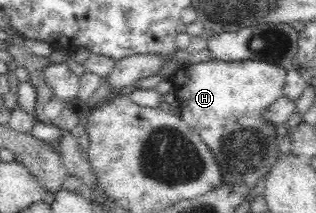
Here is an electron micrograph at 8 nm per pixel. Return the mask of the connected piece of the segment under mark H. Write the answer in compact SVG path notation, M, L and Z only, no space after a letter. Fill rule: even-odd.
M213 58L207 62L193 64L186 62L182 68L173 72L169 80L176 94L180 118L191 128L203 143L209 147L222 173L223 183L245 183L253 188L263 182L269 174L271 165L284 151L284 137L275 134L275 127L263 119L263 110L271 107L283 94L287 69L261 60L223 61Z

